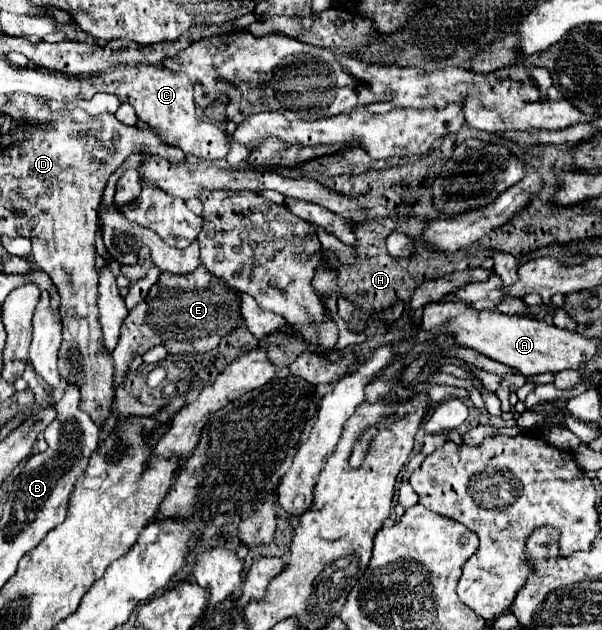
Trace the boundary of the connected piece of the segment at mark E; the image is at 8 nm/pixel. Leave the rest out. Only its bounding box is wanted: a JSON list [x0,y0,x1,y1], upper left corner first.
[113,265,241,383]

